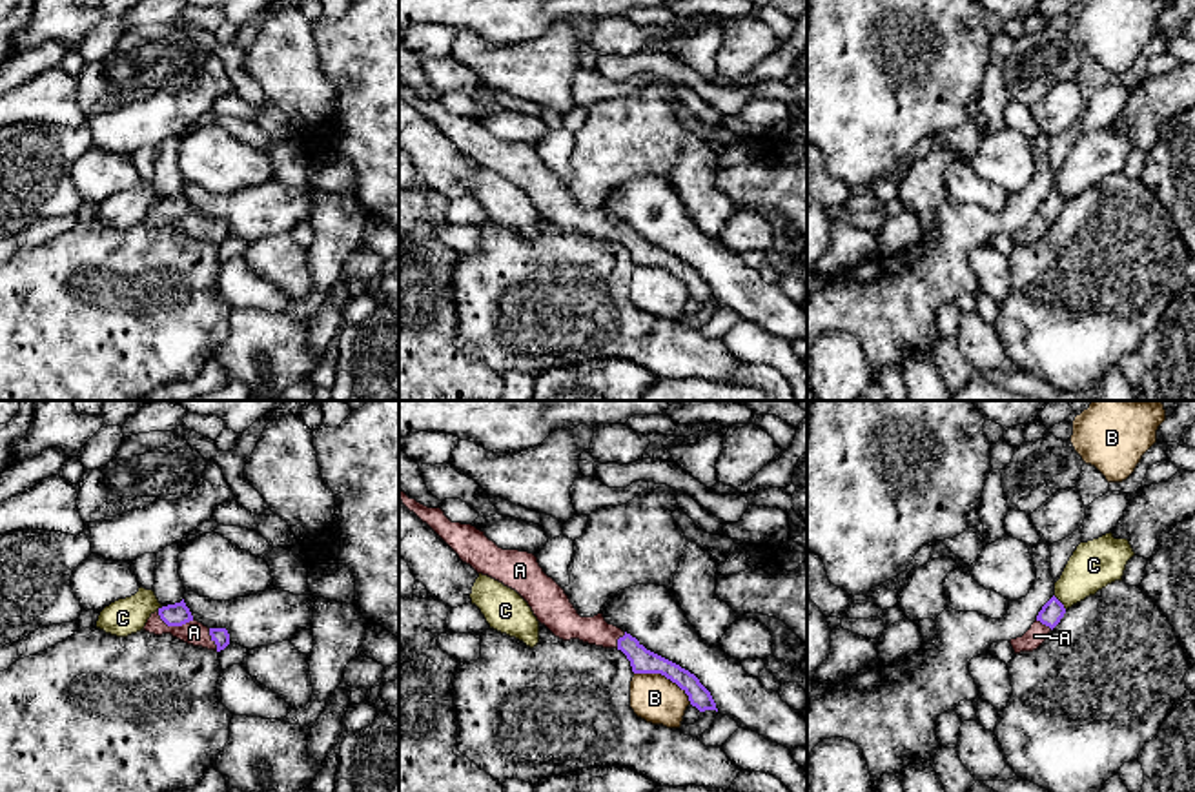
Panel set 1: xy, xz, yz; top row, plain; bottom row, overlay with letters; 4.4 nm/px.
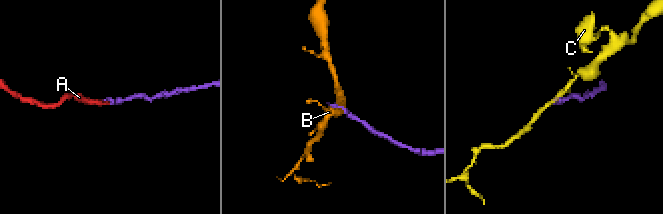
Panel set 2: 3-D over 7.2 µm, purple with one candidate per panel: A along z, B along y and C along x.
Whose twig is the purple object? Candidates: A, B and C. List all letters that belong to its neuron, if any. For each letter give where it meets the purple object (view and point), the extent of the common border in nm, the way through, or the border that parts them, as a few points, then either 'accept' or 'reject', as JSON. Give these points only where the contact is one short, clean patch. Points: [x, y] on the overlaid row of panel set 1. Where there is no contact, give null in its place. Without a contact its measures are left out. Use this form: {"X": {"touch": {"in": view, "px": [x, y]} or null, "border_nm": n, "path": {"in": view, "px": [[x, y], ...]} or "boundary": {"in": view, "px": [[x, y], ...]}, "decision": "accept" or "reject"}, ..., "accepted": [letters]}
{"A": {"touch": {"in": "xy", "px": [175, 625]}, "border_nm": 170, "path": {"in": "xy", "px": [[177, 614], [175, 625], [194, 632]]}, "decision": "accept"}, "B": {"touch": {"in": "xz", "px": [665, 676]}, "border_nm": 300, "boundary": {"in": "xz", "px": [[634, 672], [663, 674], [691, 703]]}, "decision": "reject"}, "C": {"touch": {"in": "yz", "px": [1061, 603]}, "border_nm": 90, "boundary": {"in": "yz", "px": [[1053, 596], [1066, 609]]}, "decision": "reject"}, "accepted": ["A"]}

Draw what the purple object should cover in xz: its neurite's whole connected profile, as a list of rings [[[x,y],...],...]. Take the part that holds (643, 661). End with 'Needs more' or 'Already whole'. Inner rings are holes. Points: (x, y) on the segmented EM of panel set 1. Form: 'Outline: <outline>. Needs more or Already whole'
Outline: [[[399,490],[403,504],[426,523],[477,574],[516,590],[534,615],[556,637],[579,639],[603,648],[618,648],[630,661],[634,674],[661,674],[676,683],[700,712],[716,710],[710,692],[679,665],[647,650],[636,637],[608,624],[603,614],[581,617],[565,590],[548,577],[528,552],[503,550],[472,524],[452,523],[441,508],[428,508]]]. Needs more

